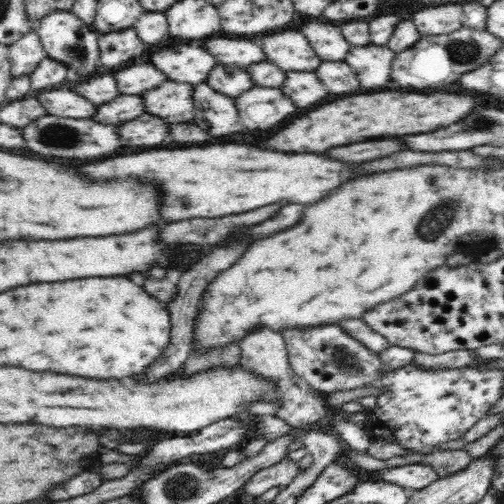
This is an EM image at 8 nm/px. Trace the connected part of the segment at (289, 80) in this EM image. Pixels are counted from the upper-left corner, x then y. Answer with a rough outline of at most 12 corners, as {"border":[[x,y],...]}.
{"border":[[286,72],[282,90],[302,108],[330,98],[314,72]]}

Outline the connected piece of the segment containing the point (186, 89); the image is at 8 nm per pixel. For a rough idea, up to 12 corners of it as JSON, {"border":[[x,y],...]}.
{"border":[[163,82],[143,94],[168,124],[194,118],[193,85]]}

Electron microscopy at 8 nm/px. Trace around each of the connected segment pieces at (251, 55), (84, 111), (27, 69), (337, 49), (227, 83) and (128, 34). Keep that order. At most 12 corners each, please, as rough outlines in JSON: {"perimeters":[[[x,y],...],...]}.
{"perimeters":[[[210,38],[204,48],[222,64],[264,62],[259,42]],[[70,89],[36,93],[50,114],[91,119],[96,106]],[[35,30],[9,46],[13,78],[30,76],[47,57]],[[340,24],[302,26],[310,46],[322,60],[344,60],[350,44]],[[216,66],[208,86],[230,98],[254,86],[248,72]],[[133,28],[100,31],[100,62],[130,64],[146,52]]]}

